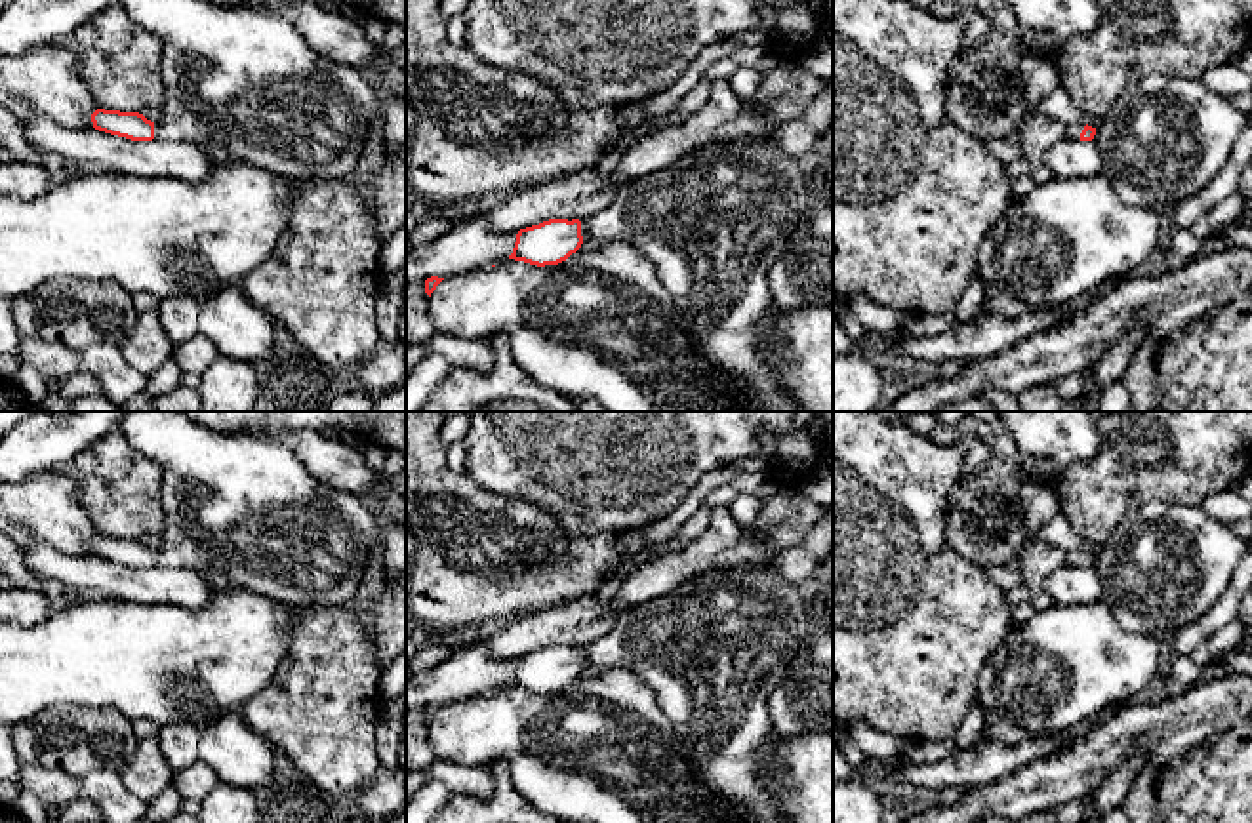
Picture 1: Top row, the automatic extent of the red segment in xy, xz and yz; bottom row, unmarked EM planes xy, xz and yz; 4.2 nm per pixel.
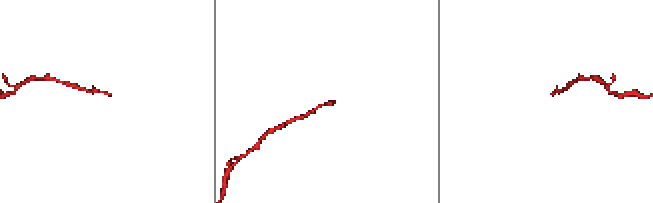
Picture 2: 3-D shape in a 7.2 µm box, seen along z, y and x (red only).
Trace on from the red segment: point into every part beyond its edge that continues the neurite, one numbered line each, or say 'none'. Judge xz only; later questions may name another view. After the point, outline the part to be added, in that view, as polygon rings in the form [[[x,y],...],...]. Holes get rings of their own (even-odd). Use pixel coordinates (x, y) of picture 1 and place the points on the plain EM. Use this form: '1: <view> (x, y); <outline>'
1: xz (713, 648); [[[766,564],[726,566],[701,572],[654,600],[623,610],[610,632],[579,646],[581,663],[636,672],[654,690],[675,730],[676,743],[711,791],[741,808],[749,823],[791,823],[779,808],[779,794],[764,783],[760,754],[770,747],[774,733],[768,697],[797,665],[814,617],[814,606],[800,594],[800,585],[783,579]]]

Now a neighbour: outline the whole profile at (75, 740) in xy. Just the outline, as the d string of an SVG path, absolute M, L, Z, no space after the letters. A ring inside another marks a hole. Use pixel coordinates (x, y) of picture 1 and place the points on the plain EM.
M55 705L13 726L13 749L21 762L84 777L103 768L120 773L137 737L116 709Z

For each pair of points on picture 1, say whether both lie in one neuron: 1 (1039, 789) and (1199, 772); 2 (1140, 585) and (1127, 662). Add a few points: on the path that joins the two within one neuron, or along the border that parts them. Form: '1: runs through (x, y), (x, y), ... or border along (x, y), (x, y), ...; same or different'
1: border along (1199, 747), (1178, 755), (1159, 768); different
2: border along (1102, 601), (1127, 629), (1153, 637); different

